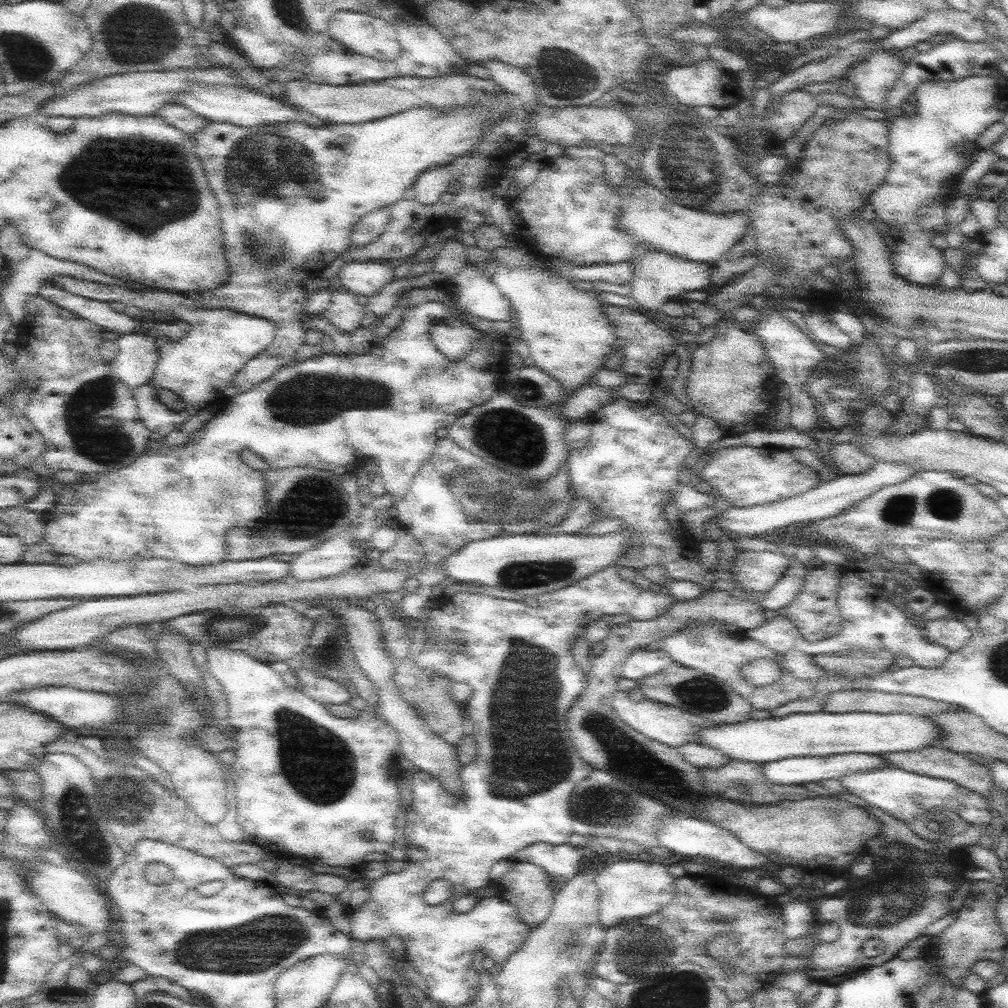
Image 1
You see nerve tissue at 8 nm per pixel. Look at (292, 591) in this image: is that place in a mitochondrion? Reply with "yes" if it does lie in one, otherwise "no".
no

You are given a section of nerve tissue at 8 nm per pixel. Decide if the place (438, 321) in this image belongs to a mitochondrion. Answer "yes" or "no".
no

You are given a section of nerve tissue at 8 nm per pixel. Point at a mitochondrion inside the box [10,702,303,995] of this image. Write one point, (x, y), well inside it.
(77, 811)

